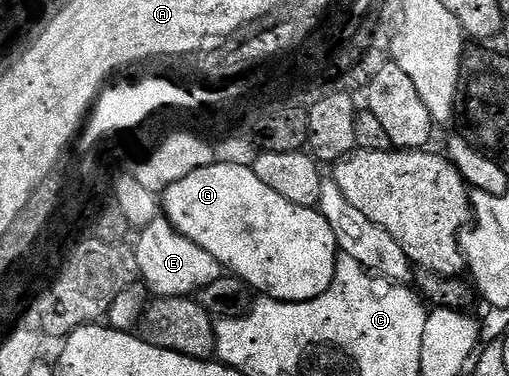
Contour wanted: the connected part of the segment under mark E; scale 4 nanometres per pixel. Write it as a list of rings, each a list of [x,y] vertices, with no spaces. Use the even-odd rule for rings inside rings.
[[[160,215],[143,229],[138,230],[139,242],[135,245],[133,265],[143,278],[142,284],[159,297],[191,297],[221,275],[221,266],[209,251],[197,247],[187,237],[182,237],[172,227],[166,216]],[[139,268],[139,269],[138,269]],[[155,292],[155,293],[154,293]]]

